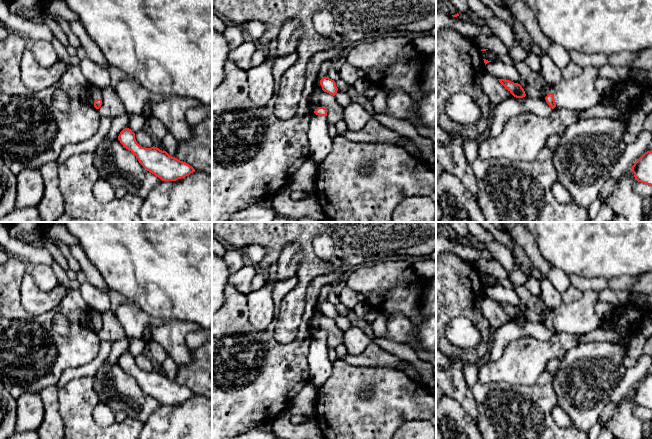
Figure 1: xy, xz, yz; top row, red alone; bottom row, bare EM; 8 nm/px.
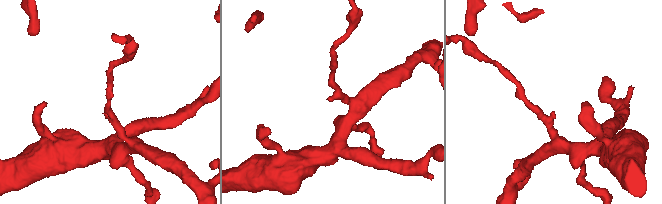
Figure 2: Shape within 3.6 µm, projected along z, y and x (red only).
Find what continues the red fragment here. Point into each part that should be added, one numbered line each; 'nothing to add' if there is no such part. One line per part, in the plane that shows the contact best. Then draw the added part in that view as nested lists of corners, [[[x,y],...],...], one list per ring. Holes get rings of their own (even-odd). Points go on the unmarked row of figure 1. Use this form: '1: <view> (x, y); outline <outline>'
1: yz (579, 317); outline [[[587,290],[580,300],[571,304],[562,304],[550,313],[554,319],[555,332],[570,334],[586,334],[600,325],[600,320],[594,310],[599,300],[598,291]]]

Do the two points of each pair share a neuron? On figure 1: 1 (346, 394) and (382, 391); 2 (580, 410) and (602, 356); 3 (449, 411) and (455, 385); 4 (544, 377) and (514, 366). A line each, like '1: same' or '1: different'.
1: same
2: same
3: different
4: different

